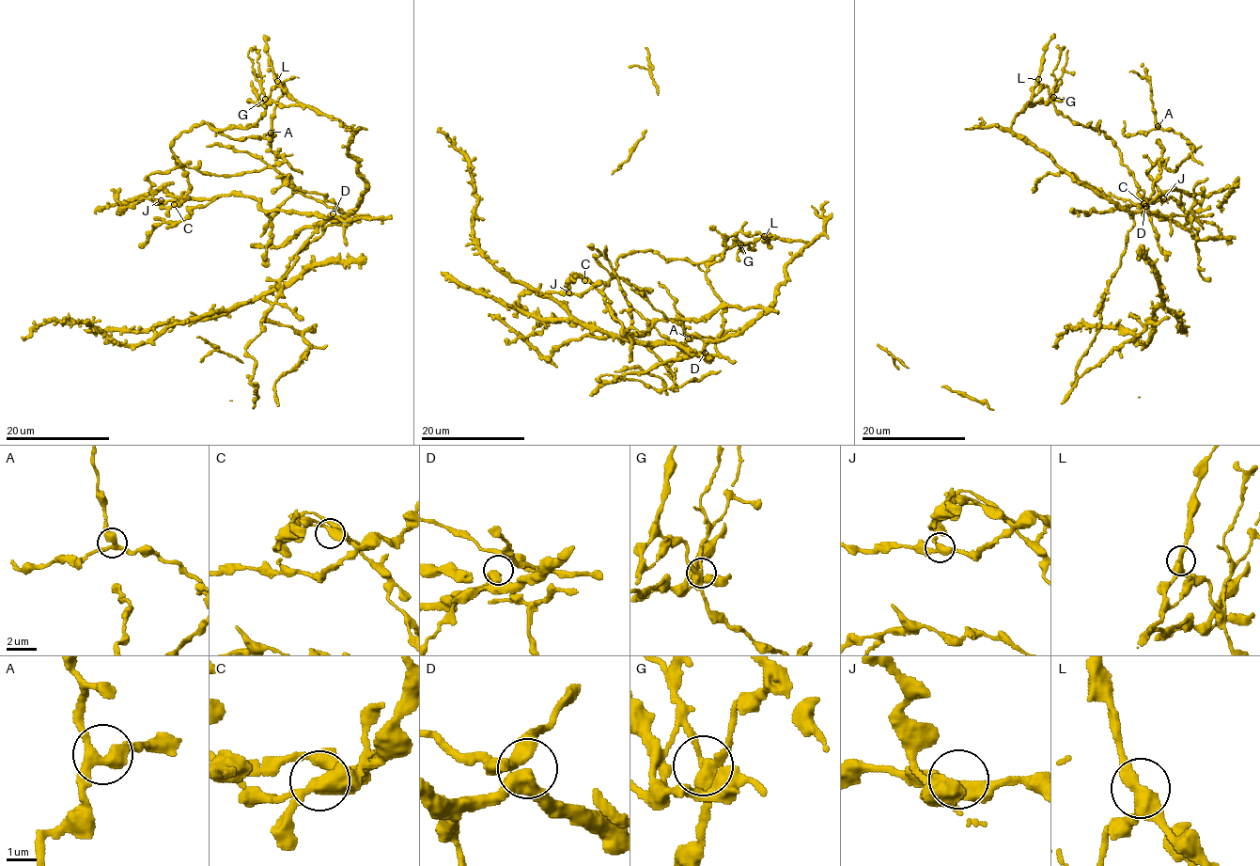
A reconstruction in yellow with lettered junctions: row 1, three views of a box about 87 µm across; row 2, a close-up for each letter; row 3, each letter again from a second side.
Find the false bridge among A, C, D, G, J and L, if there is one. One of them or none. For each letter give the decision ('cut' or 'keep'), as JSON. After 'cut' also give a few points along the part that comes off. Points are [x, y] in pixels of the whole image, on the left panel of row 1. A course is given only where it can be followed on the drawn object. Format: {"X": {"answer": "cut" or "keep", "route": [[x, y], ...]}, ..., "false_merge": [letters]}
{"A": {"answer": "keep"}, "C": {"answer": "keep"}, "D": {"answer": "keep"}, "G": {"answer": "cut", "route": [[266, 98], [257, 53], [249, 49]]}, "J": {"answer": "keep"}, "L": {"answer": "keep"}, "false_merge": ["G"]}

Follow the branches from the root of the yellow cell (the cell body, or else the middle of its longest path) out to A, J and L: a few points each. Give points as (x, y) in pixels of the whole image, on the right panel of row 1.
A: (1015, 118), (1043, 85), (1100, 122), (1150, 201), (1145, 171), (1192, 149), (1158, 126)
J: (1015, 118), (1043, 85), (1065, 117), (1100, 122), (1139, 194), (1163, 198)
L: (1015, 118), (1023, 113), (1025, 106), (1032, 101), (1038, 79)

